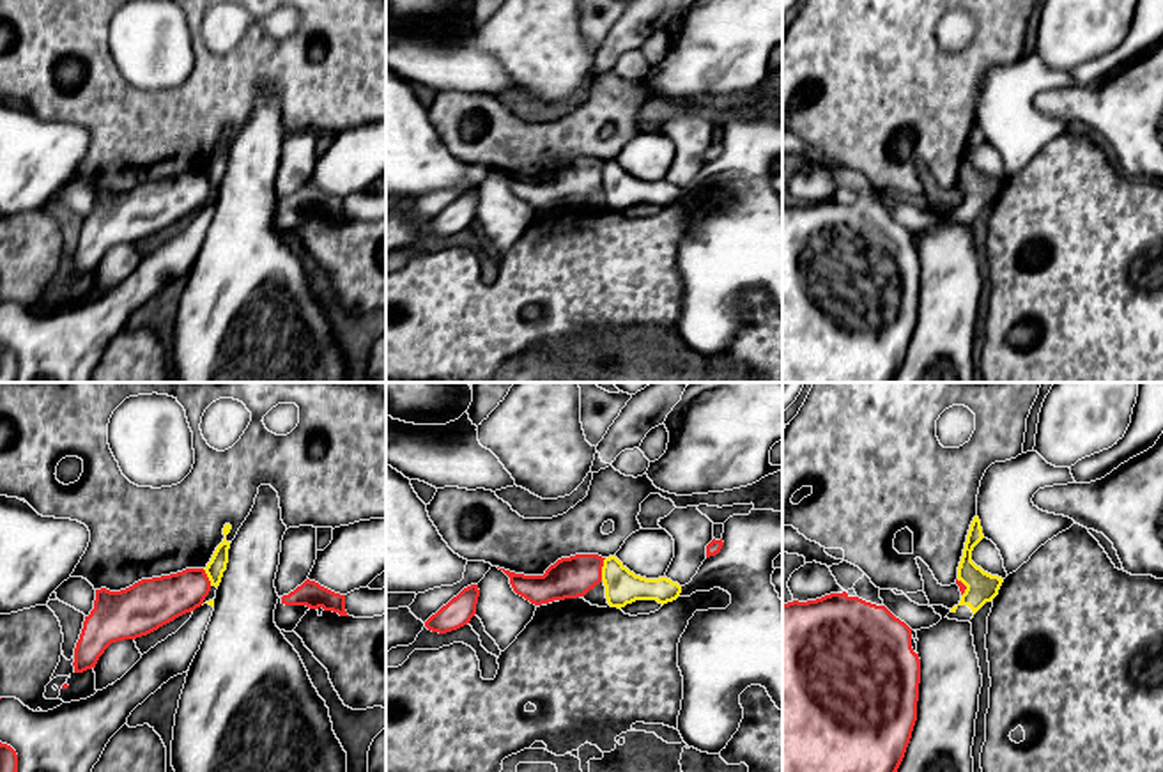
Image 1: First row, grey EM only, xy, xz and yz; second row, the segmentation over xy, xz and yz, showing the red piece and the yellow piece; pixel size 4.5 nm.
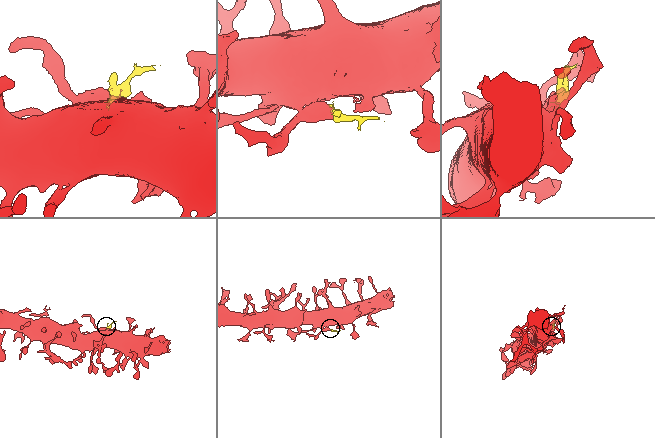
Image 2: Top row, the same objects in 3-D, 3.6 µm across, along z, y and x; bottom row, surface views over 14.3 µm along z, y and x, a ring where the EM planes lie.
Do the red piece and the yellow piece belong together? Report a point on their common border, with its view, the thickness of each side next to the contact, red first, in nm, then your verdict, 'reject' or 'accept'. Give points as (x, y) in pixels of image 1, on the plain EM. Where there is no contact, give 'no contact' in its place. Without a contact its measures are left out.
meets red in xz at (600, 172); 190 nm thick on the red side, 160 nm on the other; reject

